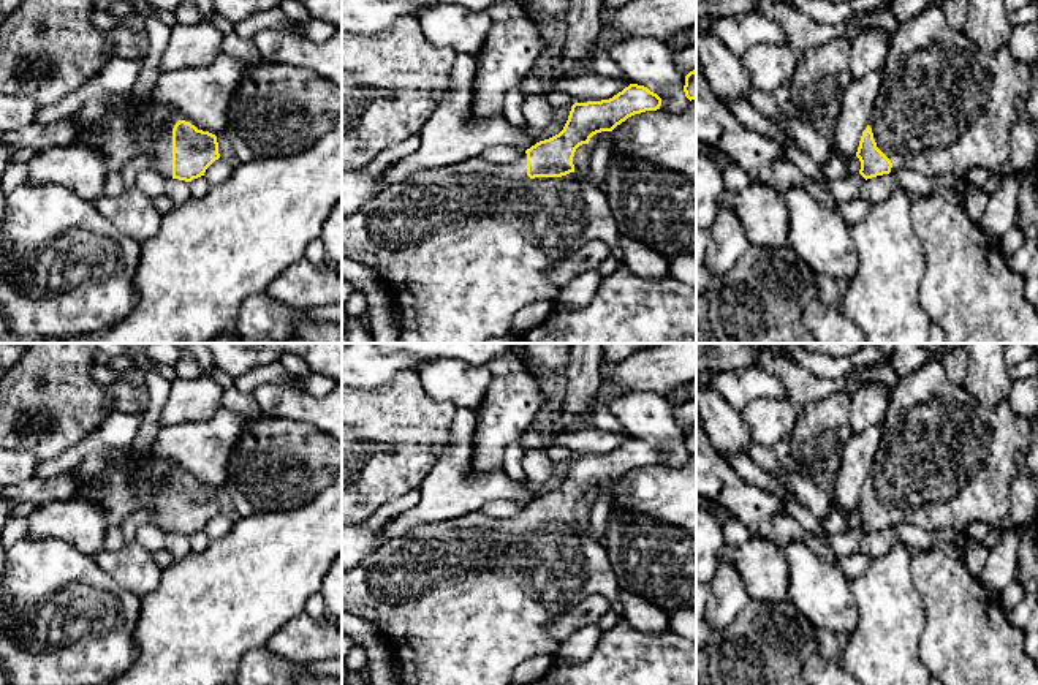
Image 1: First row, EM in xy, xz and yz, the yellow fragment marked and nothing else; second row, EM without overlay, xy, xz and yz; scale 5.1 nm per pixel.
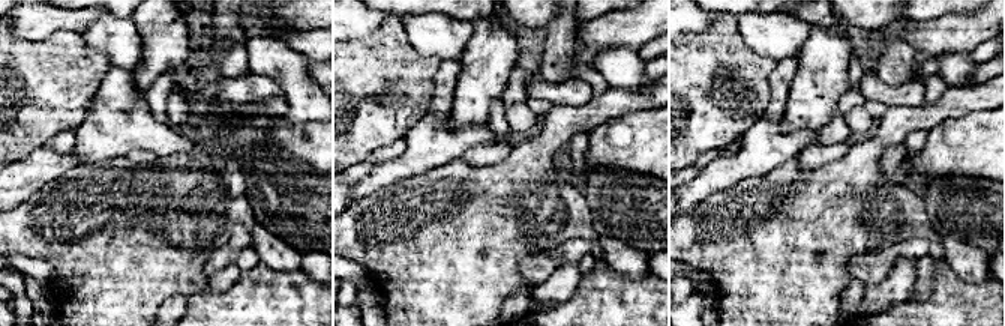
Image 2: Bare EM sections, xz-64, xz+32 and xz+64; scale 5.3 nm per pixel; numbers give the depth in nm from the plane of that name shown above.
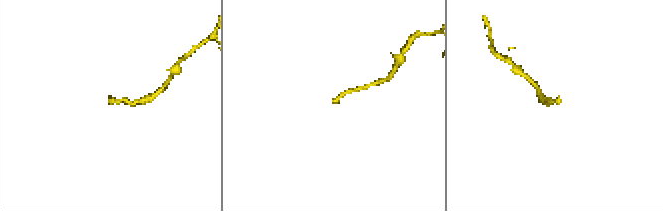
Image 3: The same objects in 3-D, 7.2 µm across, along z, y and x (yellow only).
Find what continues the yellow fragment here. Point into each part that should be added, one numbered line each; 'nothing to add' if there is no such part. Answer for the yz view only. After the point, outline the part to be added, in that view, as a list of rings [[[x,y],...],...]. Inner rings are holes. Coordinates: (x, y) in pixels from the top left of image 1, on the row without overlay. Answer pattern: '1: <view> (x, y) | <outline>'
1: yz (945, 461) | [[[927,359],[891,389],[888,411],[881,422],[881,441],[869,475],[877,501],[891,514],[892,525],[910,524],[927,532],[965,532],[972,522],[991,528],[1011,511],[1011,483],[1033,441],[1030,422],[1017,416],[1008,399],[995,408],[984,407],[964,386],[948,380],[940,361]]]

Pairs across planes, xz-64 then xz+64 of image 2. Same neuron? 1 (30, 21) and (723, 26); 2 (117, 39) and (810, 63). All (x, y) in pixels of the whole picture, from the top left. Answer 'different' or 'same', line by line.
1: different
2: different

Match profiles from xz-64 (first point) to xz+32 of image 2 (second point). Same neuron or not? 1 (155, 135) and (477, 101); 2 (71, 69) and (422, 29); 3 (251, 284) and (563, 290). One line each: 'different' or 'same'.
1: different
2: different
3: different

